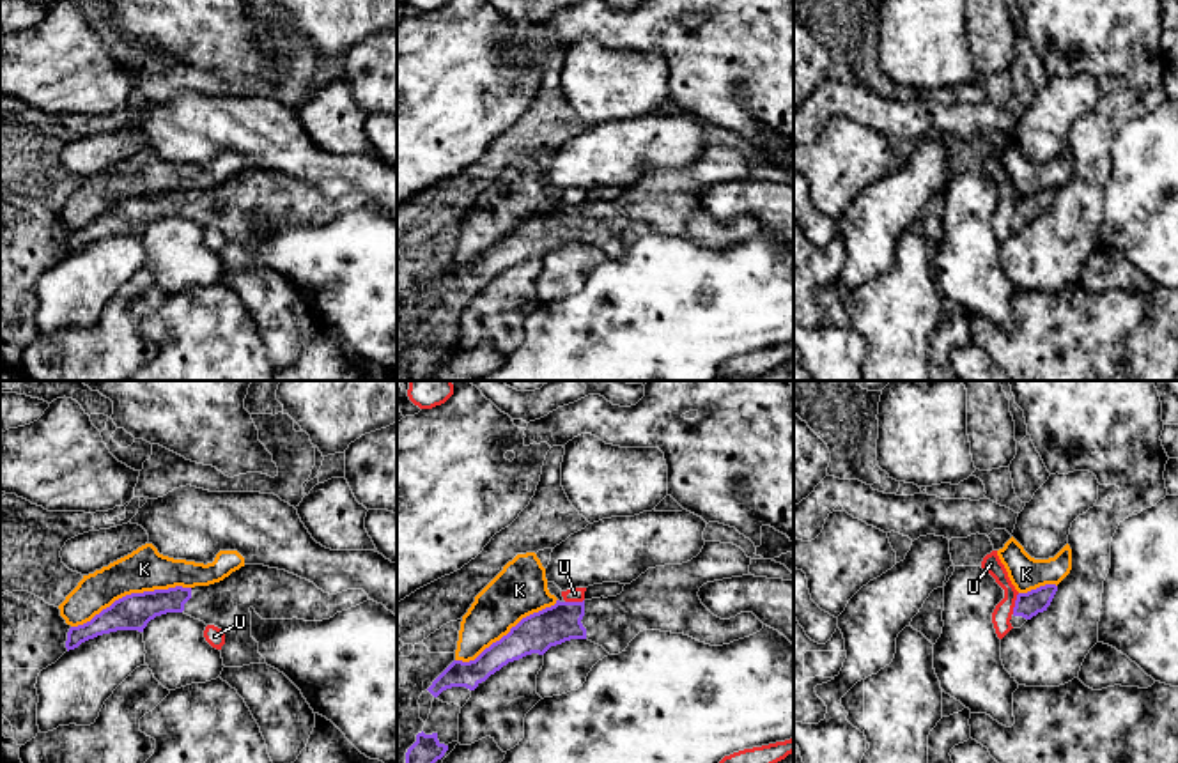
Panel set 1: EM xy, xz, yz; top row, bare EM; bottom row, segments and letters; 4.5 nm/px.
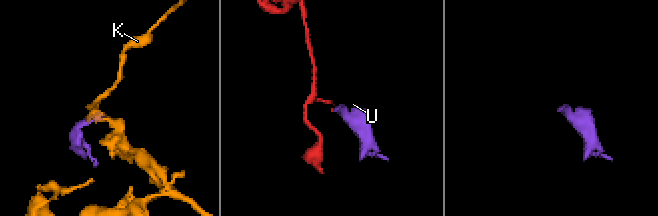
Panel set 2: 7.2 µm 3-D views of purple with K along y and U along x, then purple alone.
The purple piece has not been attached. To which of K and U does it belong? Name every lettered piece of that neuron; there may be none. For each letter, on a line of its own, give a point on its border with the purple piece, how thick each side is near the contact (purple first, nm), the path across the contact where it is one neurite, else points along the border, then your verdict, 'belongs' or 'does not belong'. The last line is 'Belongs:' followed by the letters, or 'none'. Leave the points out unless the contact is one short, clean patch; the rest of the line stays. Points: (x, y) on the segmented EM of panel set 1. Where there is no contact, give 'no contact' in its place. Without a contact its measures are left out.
K: contact xy (131, 593); calibres 160 and 190 nm; does not belong
U: contact yz (1015, 604); calibres 110 and 90 nm; border yz (1019, 593), (1012, 613); does not belong
Belongs: none

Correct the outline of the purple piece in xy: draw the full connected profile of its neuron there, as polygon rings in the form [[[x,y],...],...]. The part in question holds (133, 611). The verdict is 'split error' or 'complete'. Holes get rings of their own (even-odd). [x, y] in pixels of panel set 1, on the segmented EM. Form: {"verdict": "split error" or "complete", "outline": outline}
{"verdict": "split error", "outline": [[[244,565],[220,582],[195,588],[168,588],[131,593],[115,600],[90,621],[71,627],[66,648],[117,630],[143,632],[147,623],[167,613],[184,613],[223,630],[221,659],[225,667],[266,664],[252,637],[252,613],[262,620],[322,621],[368,600],[363,590],[324,593],[314,582],[285,570]]]}

